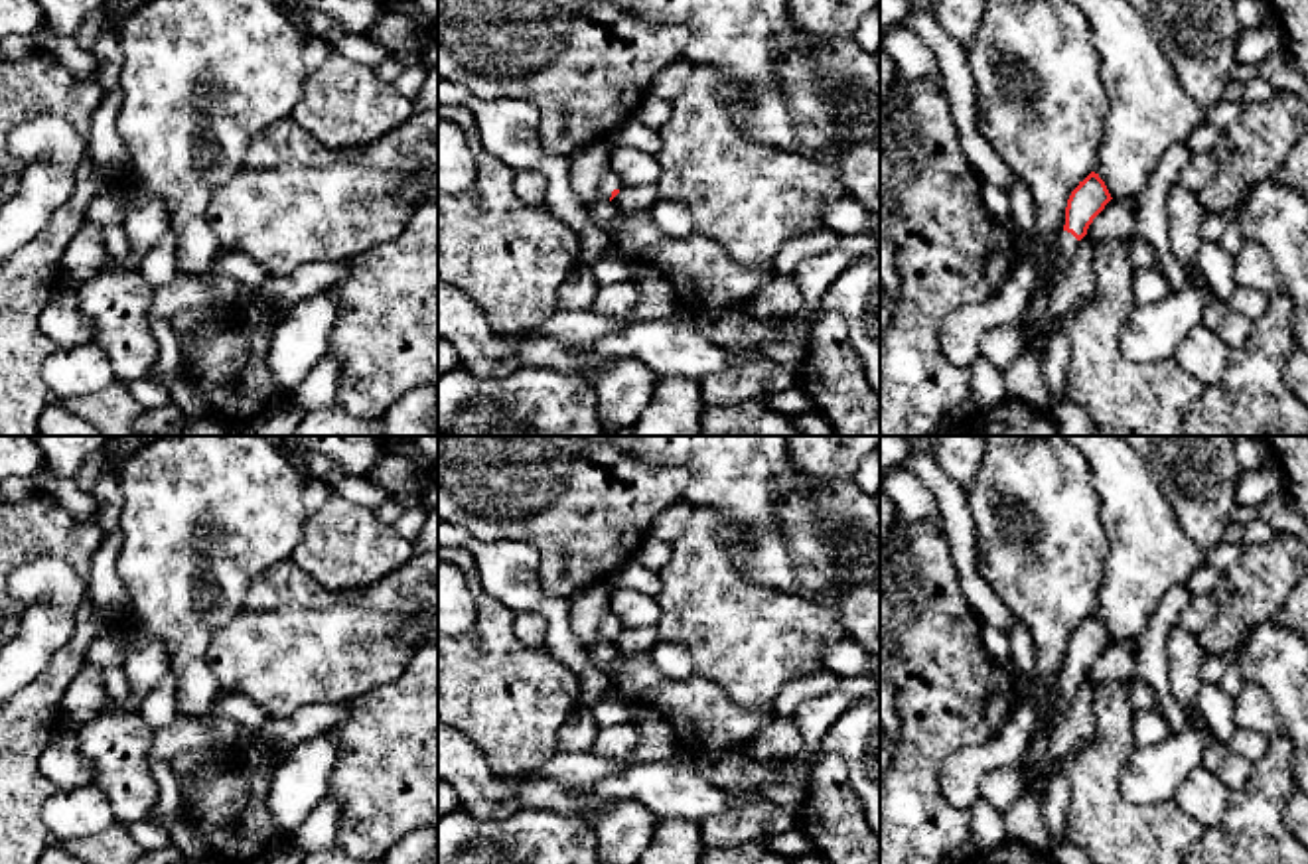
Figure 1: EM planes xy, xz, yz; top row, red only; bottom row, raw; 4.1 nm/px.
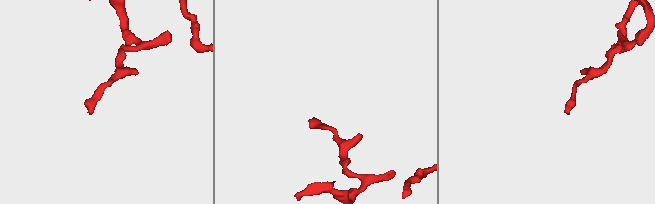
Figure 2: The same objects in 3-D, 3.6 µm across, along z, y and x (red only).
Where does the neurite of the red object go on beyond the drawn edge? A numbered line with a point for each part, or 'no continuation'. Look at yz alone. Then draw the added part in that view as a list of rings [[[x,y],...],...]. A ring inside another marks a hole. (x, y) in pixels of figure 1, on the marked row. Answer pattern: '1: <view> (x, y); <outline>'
1: yz (961, 334); [[[1061,231],[1054,252],[1044,262],[1036,260],[1036,249],[1030,247],[996,294],[949,314],[939,333],[945,357],[957,367],[971,367],[981,355],[986,331],[1002,325],[1020,327],[1036,288],[1052,288],[1065,278],[1077,247],[1079,241],[1067,231]]]

